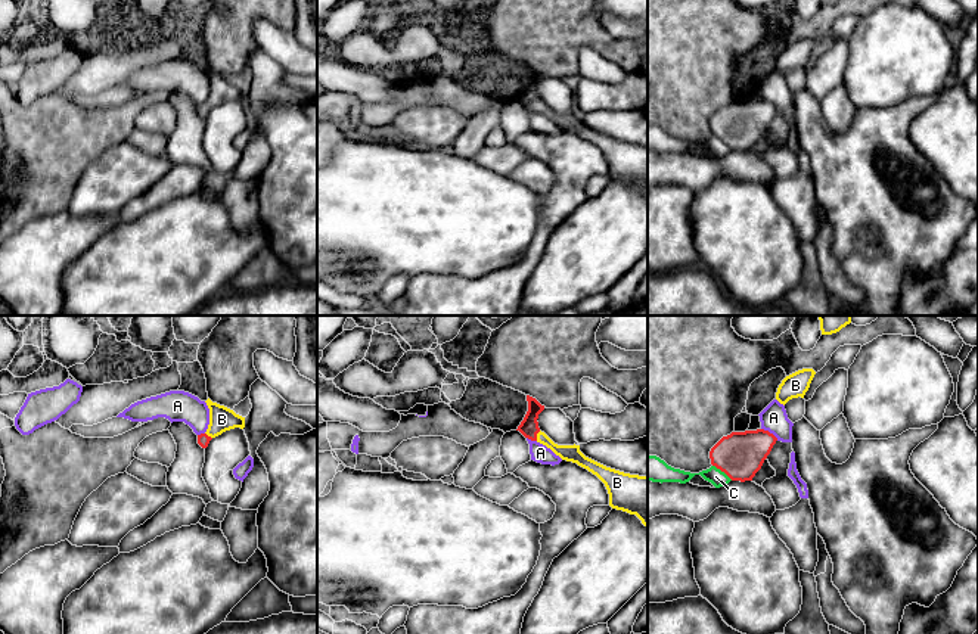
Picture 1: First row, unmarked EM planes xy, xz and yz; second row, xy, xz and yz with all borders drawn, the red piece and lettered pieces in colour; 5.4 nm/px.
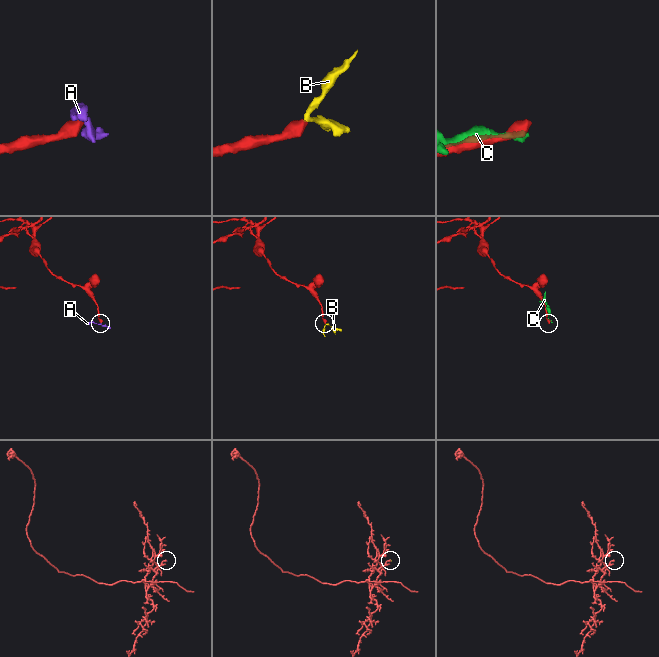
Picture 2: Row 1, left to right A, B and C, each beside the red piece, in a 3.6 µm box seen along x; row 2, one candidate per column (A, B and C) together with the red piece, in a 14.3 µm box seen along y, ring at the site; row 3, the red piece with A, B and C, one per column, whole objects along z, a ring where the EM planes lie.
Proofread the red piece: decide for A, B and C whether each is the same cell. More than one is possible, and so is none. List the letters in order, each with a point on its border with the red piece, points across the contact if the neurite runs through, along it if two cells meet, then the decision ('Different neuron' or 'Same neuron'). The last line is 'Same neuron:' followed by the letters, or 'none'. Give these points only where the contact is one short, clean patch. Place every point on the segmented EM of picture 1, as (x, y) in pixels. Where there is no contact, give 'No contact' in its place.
A: Touches red at yz (769, 432). Boundary: yz (761, 428), (767, 429), (778, 440). Different neuron
B: Touches red at xz (536, 435). Path across: xz (528, 428), (536, 435), (558, 450), (571, 453). Same neuron
C: Touches red at yz (723, 471). Different neuron
Same neuron: B

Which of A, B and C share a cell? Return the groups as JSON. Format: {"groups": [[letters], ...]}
{"groups": [["A", "C"], ["B"]]}

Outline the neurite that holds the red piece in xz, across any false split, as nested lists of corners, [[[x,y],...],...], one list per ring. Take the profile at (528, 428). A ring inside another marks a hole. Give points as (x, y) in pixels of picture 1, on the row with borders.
[[[527,395],[528,411],[518,426],[525,438],[550,448],[562,460],[577,463],[596,475],[606,487],[609,506],[636,515],[648,526],[648,476],[630,475],[606,467],[580,451],[580,445],[558,445],[538,428],[538,414],[544,410],[535,398]]]

